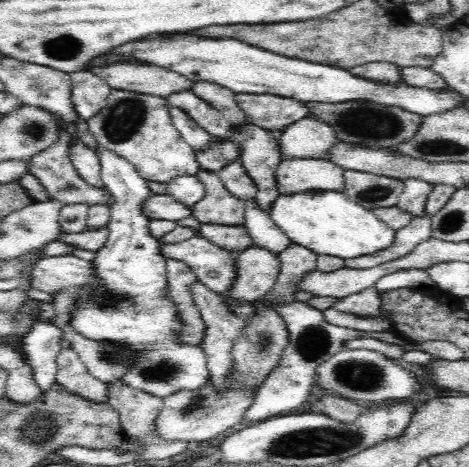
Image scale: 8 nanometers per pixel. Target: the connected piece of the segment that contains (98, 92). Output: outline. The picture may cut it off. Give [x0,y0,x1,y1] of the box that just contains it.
[69,70,113,121]

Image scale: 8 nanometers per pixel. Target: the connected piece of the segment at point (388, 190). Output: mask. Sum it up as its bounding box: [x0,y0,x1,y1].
[343,169,404,211]

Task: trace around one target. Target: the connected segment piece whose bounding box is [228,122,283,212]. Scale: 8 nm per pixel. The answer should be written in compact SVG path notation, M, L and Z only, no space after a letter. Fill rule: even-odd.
M252 122L232 127L231 135L228 138L232 142L236 142L240 149L240 161L244 165L248 176L254 179L254 184L258 188L255 196L256 203L269 212L269 208L280 195L278 181L276 180L276 169L283 159L278 150L277 133L255 125Z

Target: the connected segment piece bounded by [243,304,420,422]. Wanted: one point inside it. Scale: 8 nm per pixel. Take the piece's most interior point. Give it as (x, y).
(313, 340)

